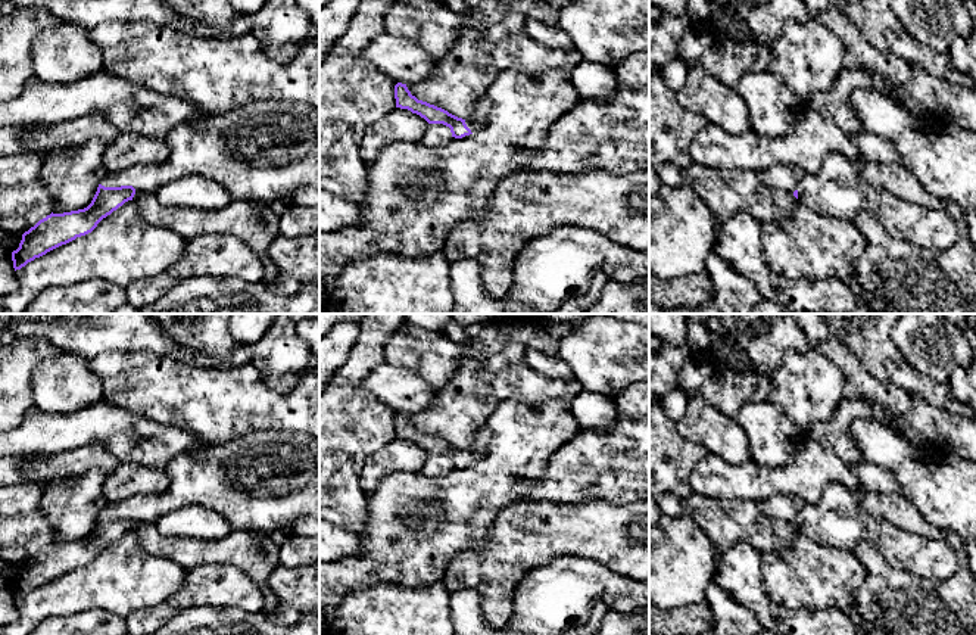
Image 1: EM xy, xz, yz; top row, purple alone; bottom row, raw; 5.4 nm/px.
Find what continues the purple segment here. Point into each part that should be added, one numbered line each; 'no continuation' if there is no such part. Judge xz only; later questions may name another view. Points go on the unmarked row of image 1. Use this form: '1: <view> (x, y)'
1: xz (482, 438)

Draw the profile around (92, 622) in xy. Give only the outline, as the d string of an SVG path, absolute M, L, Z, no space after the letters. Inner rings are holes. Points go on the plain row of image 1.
M85 610L41 622L29 635L125 635L127 622L106 610Z

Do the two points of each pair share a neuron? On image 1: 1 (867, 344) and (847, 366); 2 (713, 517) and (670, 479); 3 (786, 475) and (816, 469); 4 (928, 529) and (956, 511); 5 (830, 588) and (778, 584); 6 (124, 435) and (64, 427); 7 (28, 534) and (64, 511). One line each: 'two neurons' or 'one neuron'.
1: two neurons
2: two neurons
3: one neuron
4: two neurons
5: one neuron
6: one neuron
7: two neurons

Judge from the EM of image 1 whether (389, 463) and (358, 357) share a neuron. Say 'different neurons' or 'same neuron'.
different neurons

